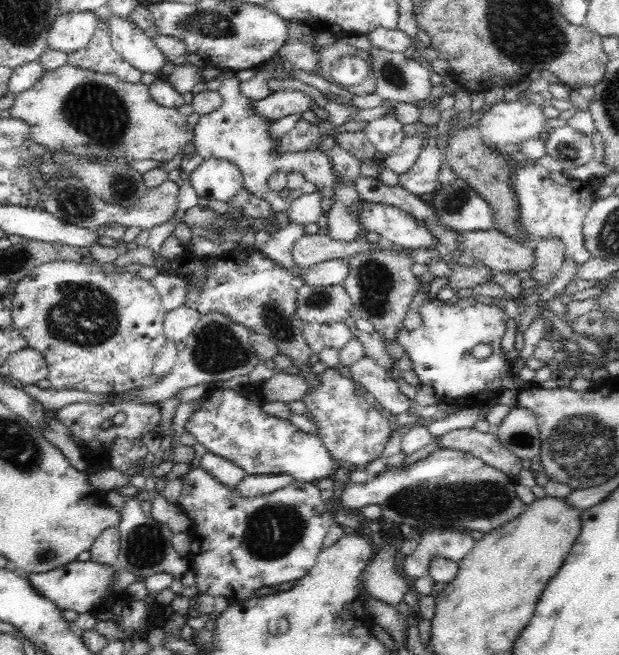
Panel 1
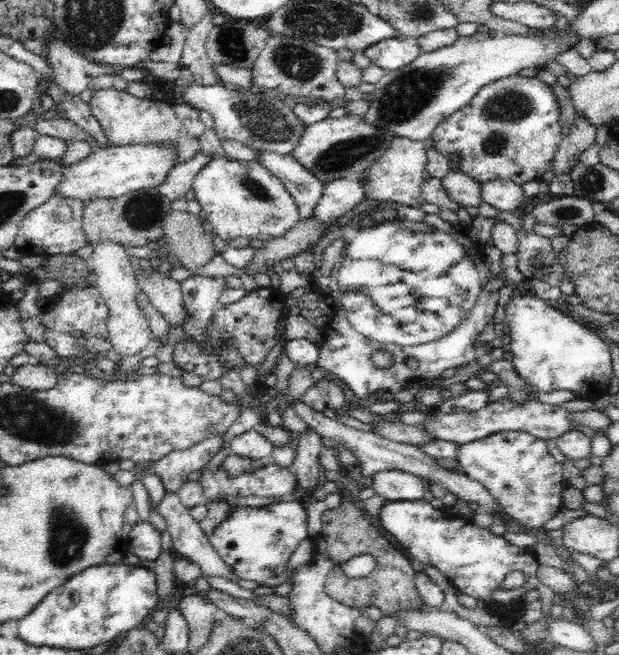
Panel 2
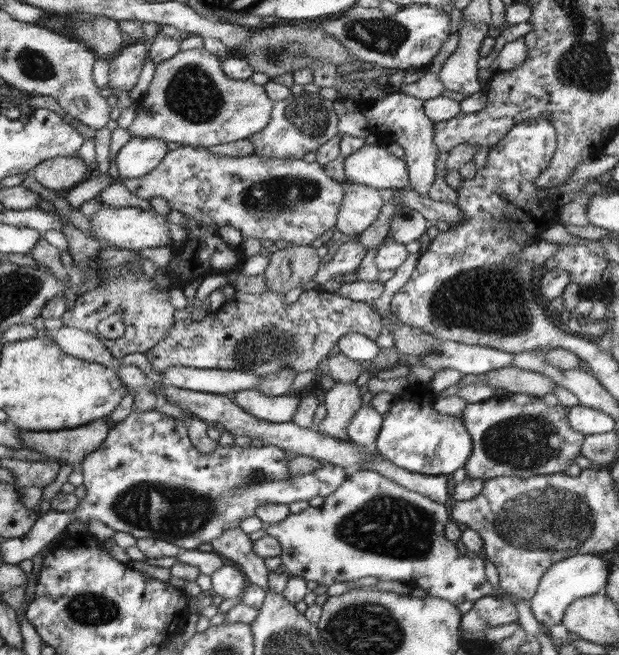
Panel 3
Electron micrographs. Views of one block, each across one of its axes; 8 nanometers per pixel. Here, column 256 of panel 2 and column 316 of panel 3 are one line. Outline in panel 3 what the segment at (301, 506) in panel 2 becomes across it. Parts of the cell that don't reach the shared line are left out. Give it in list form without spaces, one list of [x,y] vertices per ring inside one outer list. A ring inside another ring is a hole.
[[[374,470],[349,471],[347,480],[326,497],[319,508],[310,506],[300,514],[290,514],[276,526],[265,525],[266,534],[276,538],[282,547],[281,570],[288,576],[303,578],[308,582],[330,586],[334,582],[358,580],[372,576],[378,580],[410,582],[429,590],[429,596],[448,599],[456,606],[460,602],[478,600],[495,592],[495,588],[484,578],[484,560],[476,554],[462,554],[454,542],[444,536],[444,526],[450,522],[446,506],[427,498],[426,495],[407,490],[390,478],[384,478]]]

